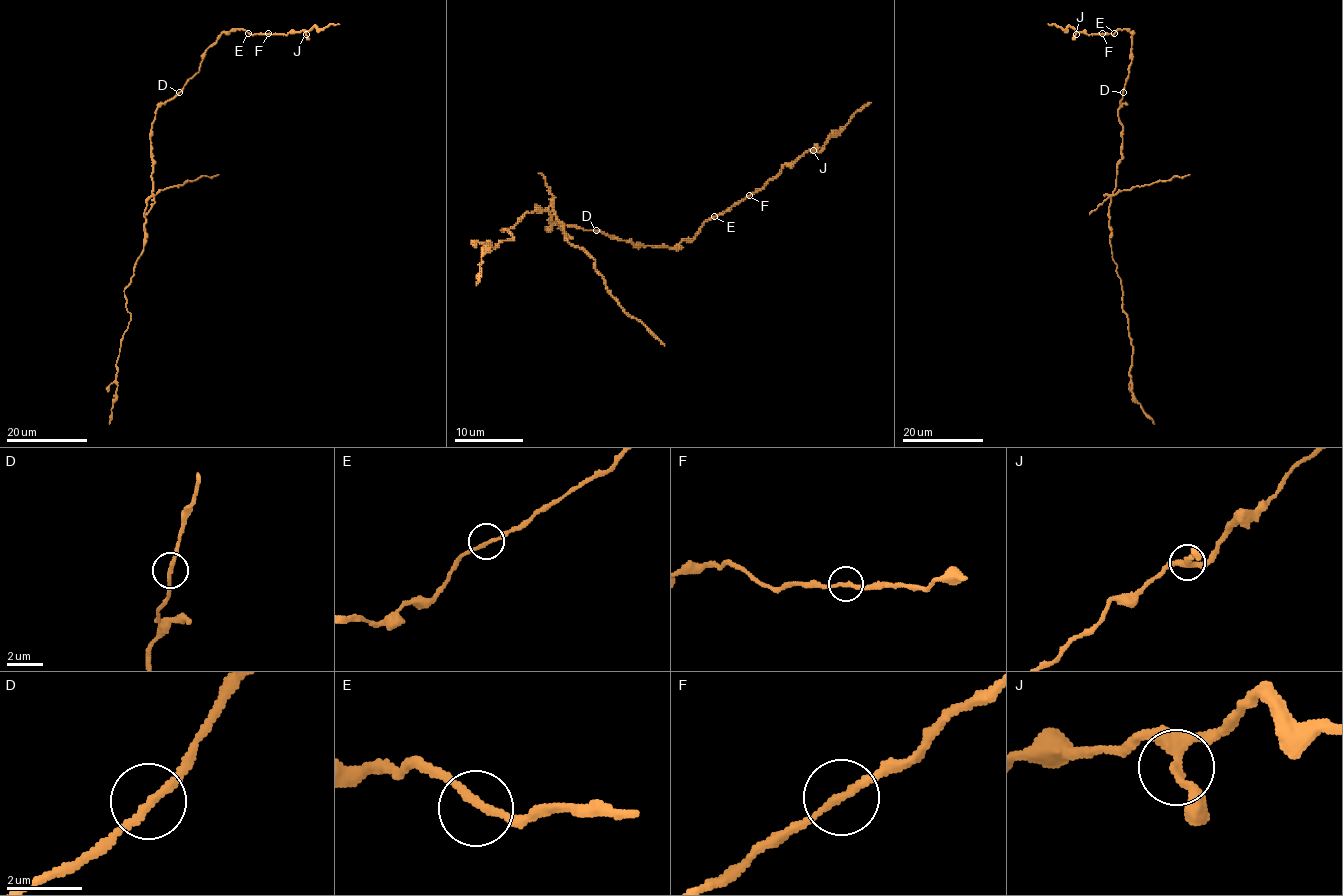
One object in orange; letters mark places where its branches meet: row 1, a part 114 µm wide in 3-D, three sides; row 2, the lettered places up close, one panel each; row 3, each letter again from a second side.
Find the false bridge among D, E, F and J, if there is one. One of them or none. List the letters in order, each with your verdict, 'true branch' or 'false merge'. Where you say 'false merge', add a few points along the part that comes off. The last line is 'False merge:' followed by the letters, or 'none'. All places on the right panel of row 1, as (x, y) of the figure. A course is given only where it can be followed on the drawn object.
D: false merge; course (1122, 93), (1118, 110), (1121, 159), (1108, 211), (1109, 244), (1132, 346), (1132, 397), (1154, 424)
E: true branch
F: true branch
J: true branch
False merge: D

